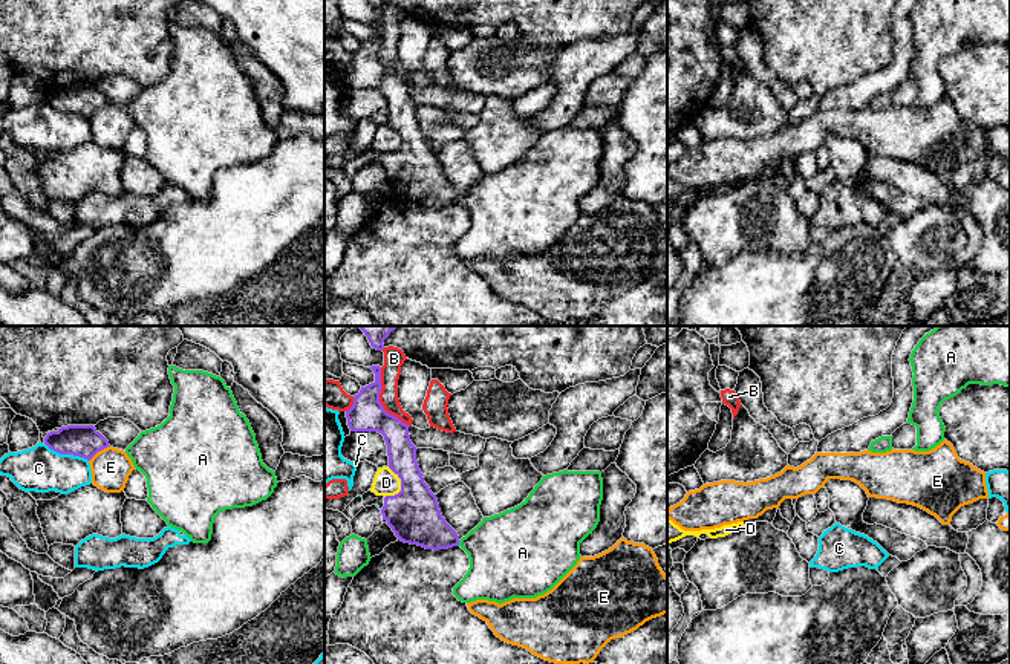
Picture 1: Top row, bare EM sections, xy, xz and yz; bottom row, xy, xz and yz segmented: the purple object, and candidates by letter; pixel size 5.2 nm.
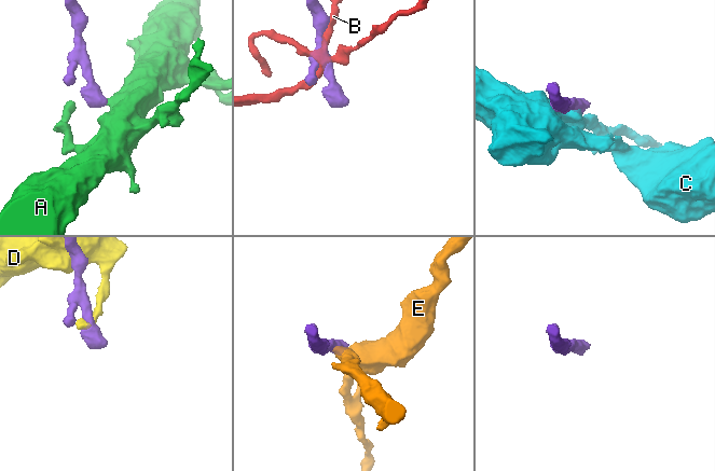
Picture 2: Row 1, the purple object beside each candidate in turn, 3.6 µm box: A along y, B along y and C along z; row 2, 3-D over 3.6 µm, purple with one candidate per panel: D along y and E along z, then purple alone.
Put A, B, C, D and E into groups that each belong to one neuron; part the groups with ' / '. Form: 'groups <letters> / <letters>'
groups A / B / C / D / E

